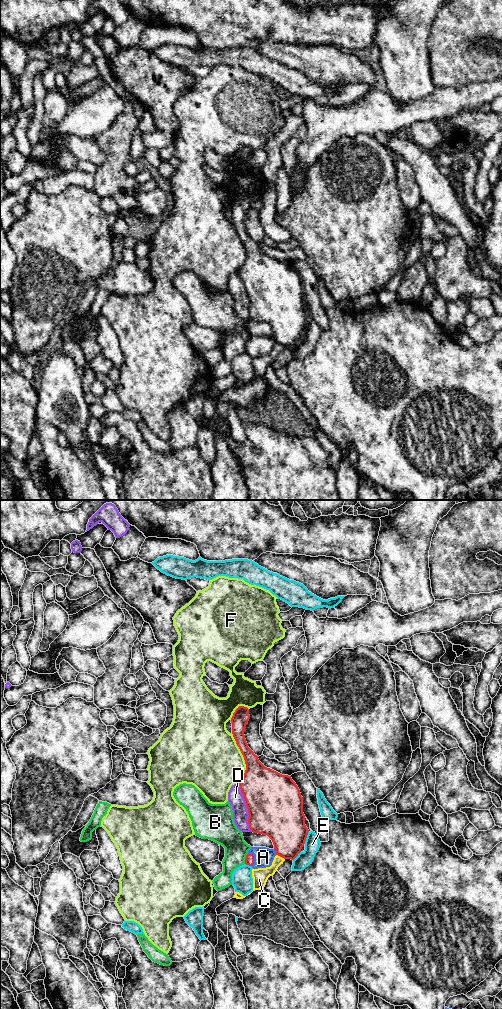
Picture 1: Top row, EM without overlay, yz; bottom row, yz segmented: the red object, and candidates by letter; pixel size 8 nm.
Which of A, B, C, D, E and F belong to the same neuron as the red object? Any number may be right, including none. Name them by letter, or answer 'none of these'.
A

